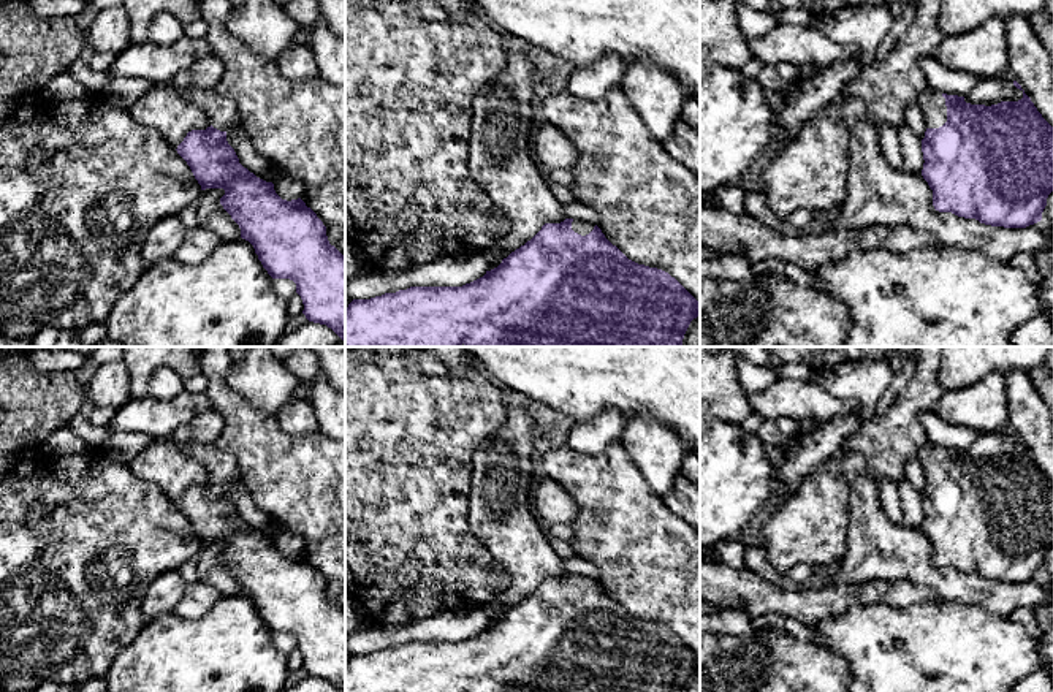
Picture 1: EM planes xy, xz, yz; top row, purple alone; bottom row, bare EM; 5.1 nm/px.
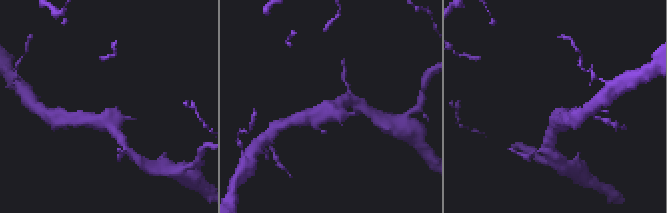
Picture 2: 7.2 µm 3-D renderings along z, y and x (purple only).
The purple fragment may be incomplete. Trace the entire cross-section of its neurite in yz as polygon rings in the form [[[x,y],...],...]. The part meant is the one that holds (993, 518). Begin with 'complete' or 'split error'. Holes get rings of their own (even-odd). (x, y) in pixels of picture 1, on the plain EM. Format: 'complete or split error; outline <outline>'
split error; outline [[[1023,445],[1018,456],[971,459],[964,451],[926,447],[918,453],[926,486],[922,530],[939,567],[1004,583],[1026,583],[1042,575],[1053,546],[1053,481]]]

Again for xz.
split error; outline [[[565,573],[545,578],[497,622],[462,641],[410,641],[353,654],[345,663],[345,692],[684,692],[698,668],[700,656],[668,627],[629,614],[597,580]]]

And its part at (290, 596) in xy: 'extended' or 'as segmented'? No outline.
extended

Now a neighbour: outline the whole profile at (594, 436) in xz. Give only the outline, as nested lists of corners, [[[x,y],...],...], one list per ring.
[[[605,409],[597,416],[575,423],[567,435],[567,445],[581,454],[600,454],[621,440],[627,418],[618,409]]]

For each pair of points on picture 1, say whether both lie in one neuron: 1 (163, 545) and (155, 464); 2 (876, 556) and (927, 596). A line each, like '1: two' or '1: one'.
1: two
2: two

